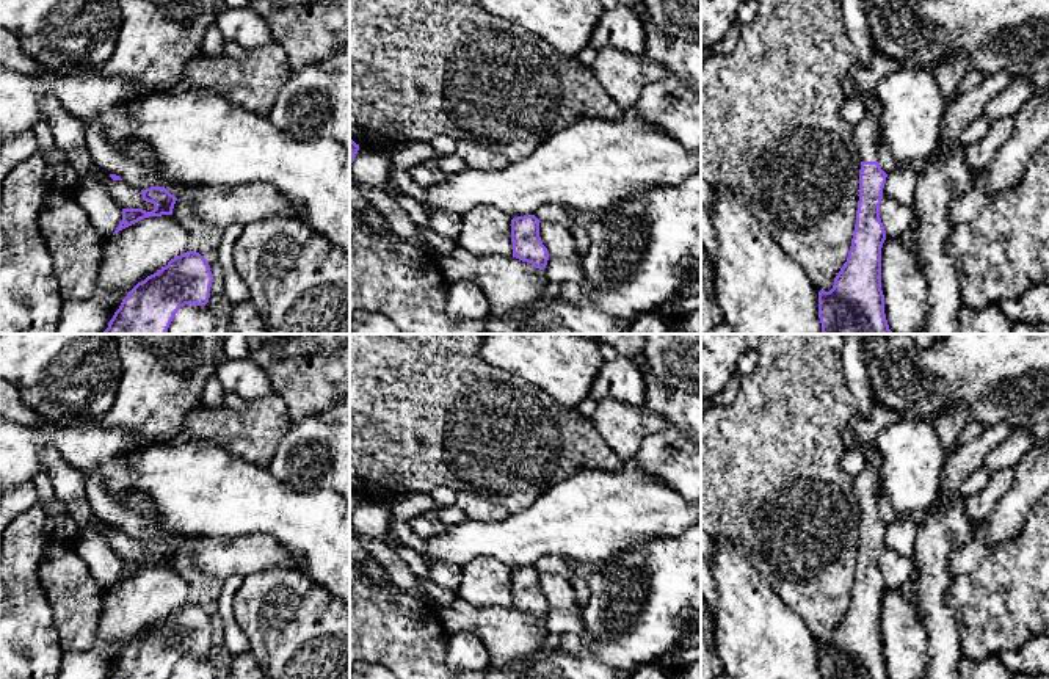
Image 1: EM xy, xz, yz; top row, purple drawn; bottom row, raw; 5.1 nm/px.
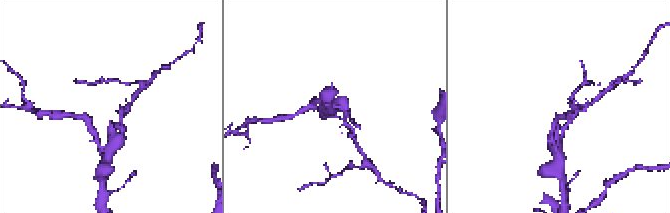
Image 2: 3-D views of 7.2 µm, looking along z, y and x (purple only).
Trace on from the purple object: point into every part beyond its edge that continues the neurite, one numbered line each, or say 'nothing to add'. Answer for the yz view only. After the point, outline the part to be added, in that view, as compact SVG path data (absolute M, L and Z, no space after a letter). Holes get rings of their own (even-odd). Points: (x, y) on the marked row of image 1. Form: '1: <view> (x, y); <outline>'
1: yz (866, 79); M873 47L870 64L864 67L856 63L848 72L856 85L859 100L866 105L864 118L853 127L862 162L878 162L878 132L883 107L877 96L877 85L883 77L900 67L903 67L902 61L889 58Z

